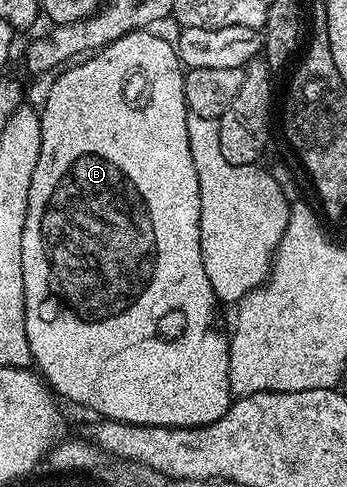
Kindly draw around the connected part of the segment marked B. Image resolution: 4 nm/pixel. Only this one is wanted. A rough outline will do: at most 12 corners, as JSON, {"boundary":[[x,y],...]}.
{"boundary":[[176,45],[54,77],[34,367],[109,420],[227,413]]}

